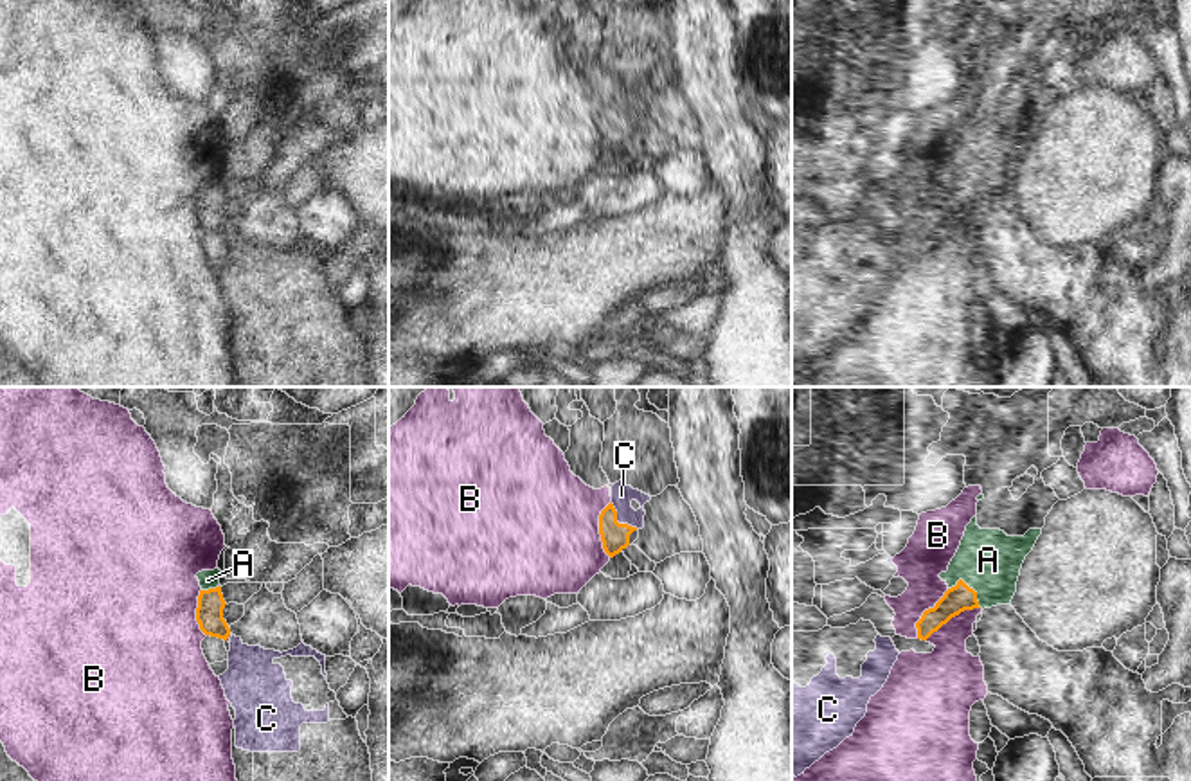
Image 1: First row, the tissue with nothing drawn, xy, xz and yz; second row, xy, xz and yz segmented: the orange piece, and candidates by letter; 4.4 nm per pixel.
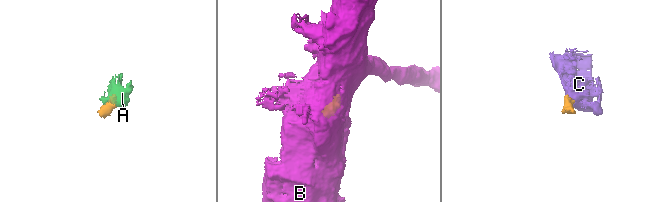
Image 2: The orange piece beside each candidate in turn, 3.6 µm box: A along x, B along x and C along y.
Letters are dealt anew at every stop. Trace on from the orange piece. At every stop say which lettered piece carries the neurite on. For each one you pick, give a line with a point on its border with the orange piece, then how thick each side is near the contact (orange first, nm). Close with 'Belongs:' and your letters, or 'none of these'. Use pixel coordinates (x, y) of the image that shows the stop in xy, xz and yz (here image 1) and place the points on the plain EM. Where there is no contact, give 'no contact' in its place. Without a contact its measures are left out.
A: yz (968, 184) | 120/280 nm
C: xz (617, 119) | 130/100 nm
Belongs: A, C

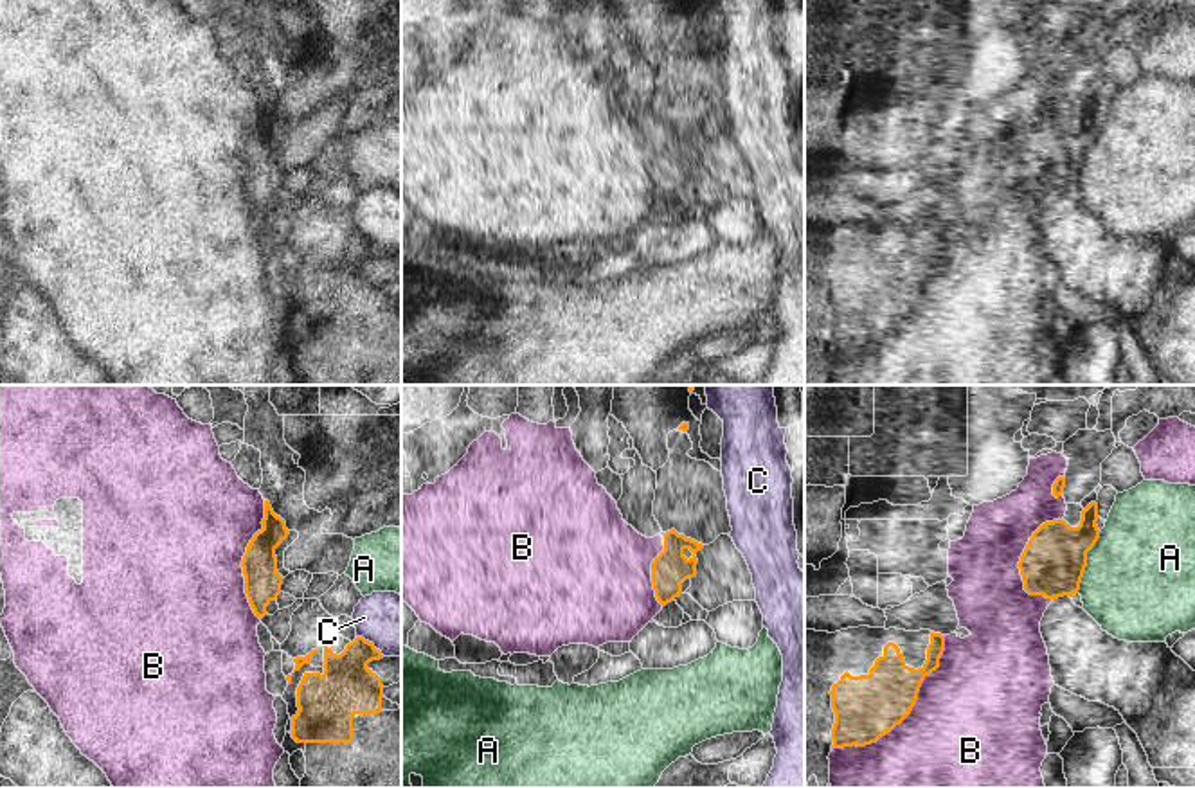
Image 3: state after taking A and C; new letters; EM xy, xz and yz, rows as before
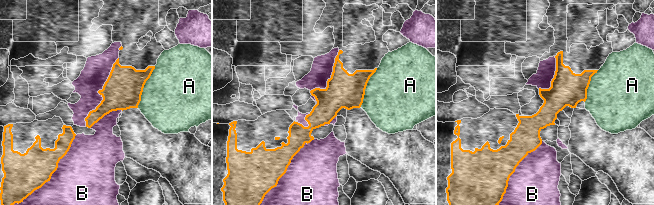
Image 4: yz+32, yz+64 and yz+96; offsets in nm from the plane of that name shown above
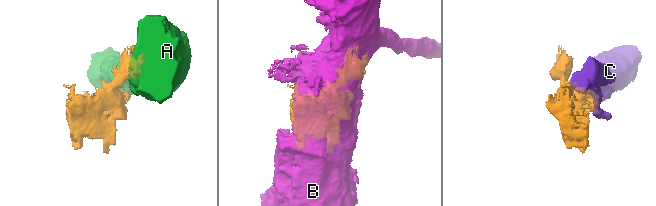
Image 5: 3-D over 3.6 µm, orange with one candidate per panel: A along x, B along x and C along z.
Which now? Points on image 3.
Belongs: none of these

